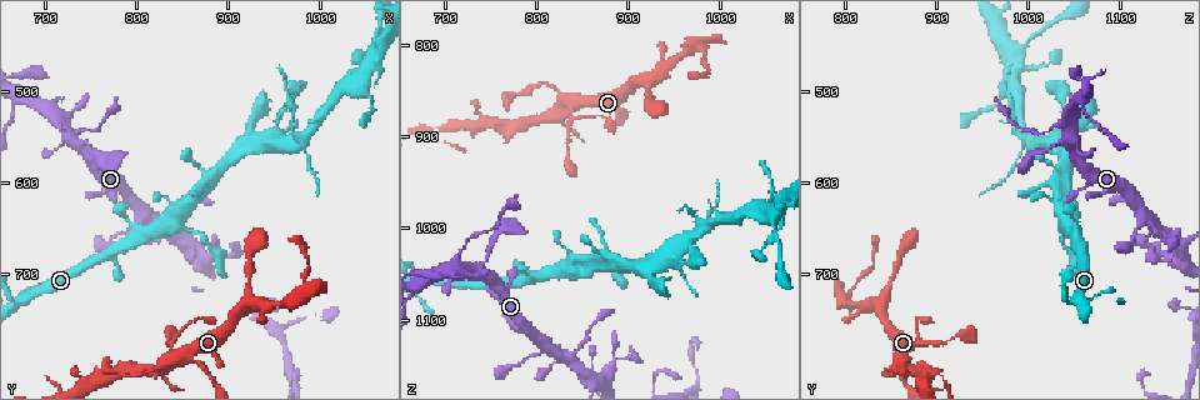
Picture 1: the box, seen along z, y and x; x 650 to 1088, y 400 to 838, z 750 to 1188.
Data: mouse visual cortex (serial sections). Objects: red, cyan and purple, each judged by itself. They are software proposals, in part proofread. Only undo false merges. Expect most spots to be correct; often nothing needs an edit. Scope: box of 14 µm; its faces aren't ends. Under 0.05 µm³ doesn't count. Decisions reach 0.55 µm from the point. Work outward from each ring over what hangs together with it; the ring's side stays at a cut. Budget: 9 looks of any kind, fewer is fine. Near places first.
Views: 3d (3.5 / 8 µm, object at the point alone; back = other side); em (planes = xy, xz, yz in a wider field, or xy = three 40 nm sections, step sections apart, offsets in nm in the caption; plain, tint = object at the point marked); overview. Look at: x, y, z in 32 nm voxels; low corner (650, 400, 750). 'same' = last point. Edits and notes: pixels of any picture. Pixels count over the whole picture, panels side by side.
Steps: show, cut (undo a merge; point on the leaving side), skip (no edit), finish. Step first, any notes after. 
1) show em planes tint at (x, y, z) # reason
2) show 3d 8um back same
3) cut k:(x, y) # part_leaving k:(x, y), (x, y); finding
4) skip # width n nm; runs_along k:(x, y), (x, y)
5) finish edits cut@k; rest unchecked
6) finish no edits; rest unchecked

show 3d 3.5um at (840, 775, 880) # thin arm on a thick one

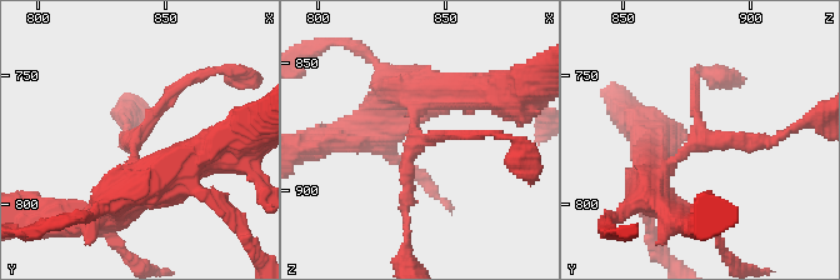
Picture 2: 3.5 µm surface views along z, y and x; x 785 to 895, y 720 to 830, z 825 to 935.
show em xy step 5 tint at (839, 777, 881) # arms 3; arm_widths 150, 200, 500 nm; shape alone is not enough

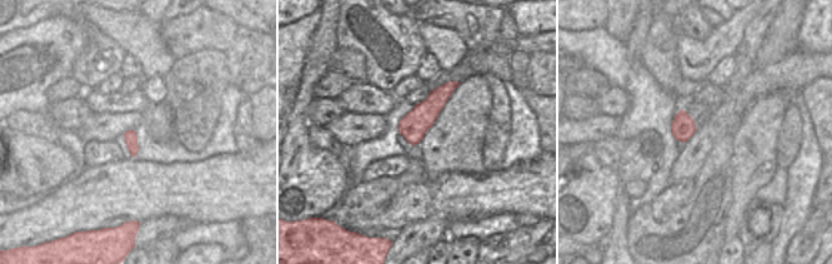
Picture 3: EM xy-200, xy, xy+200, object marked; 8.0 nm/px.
skip # runs_along 2:(653, 173), (698, 141), (781, 134); all the same cell

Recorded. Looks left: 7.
show 3d 8um at (980, 555, 1000) # thin neck

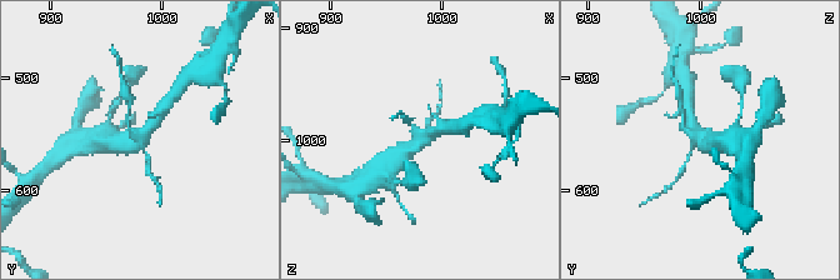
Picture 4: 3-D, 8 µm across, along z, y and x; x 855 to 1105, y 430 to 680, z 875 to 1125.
show 3d 3.5um at (980, 552, 998) # closer look

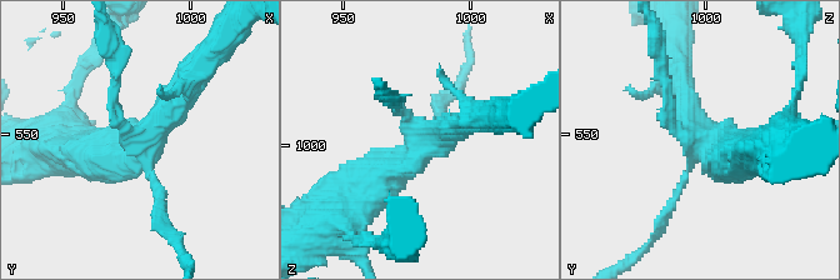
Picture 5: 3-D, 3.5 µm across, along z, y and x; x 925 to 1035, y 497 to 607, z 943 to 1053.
show em xy step 5 tint at (982, 552, 999) # need the tissue

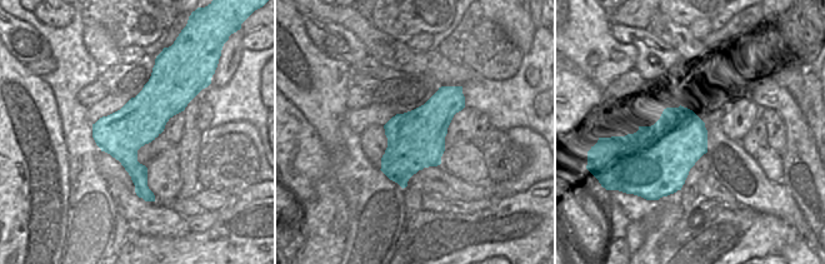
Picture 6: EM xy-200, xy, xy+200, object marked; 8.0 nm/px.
skip # width 460 nm; runs_along 5:(360, 191), (433, 136), (471, 118); continuous, no second cell

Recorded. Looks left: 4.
show 3d 8um at (715, 535, 1035) # sharp bend

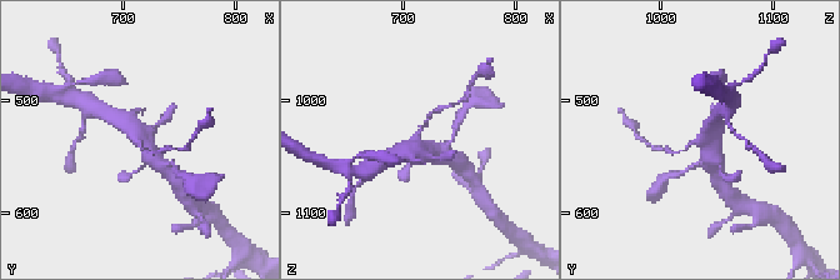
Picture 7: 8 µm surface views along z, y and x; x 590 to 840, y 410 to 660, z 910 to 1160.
show em planes tint at (714, 538, 1038) # arm_widths 150, 500 nm; need the tissue

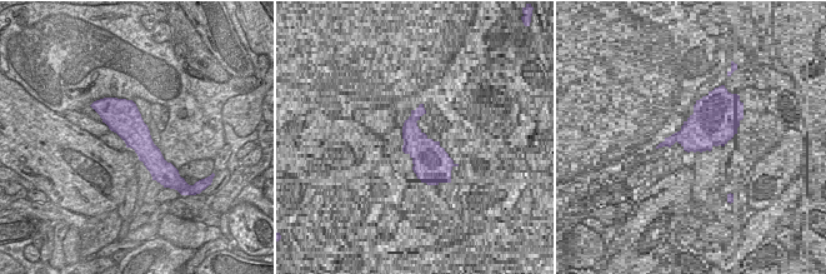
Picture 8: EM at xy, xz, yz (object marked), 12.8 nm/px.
skip # one cell here

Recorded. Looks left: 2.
finish no edits; rest unchecked

